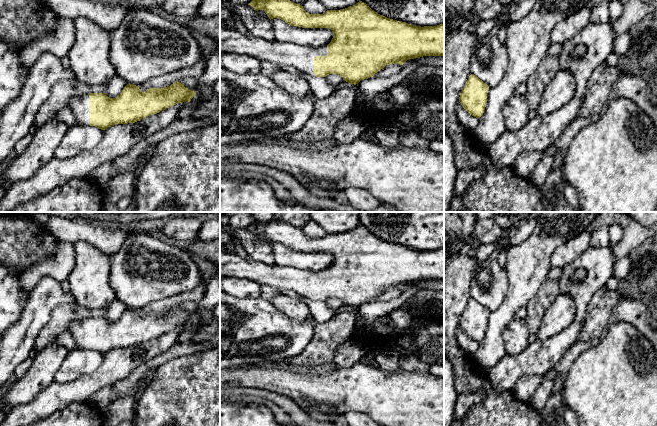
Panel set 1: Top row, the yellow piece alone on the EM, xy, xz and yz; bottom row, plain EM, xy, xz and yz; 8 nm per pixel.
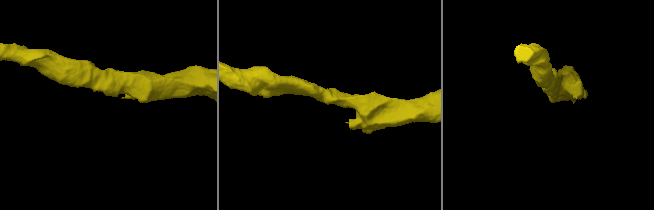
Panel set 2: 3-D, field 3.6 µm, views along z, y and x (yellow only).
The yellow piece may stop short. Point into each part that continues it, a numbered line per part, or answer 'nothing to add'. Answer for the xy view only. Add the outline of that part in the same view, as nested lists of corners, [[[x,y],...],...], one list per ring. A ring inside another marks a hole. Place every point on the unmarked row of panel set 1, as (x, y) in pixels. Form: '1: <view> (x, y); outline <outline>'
1: xy (79, 330); outline [[[89,319],[73,322],[66,329],[76,343],[76,349],[90,350],[89,349]]]

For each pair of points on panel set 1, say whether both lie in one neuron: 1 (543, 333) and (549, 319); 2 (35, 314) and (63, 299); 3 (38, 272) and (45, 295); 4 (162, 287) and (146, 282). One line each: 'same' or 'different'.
1: same
2: same
3: different
4: same

